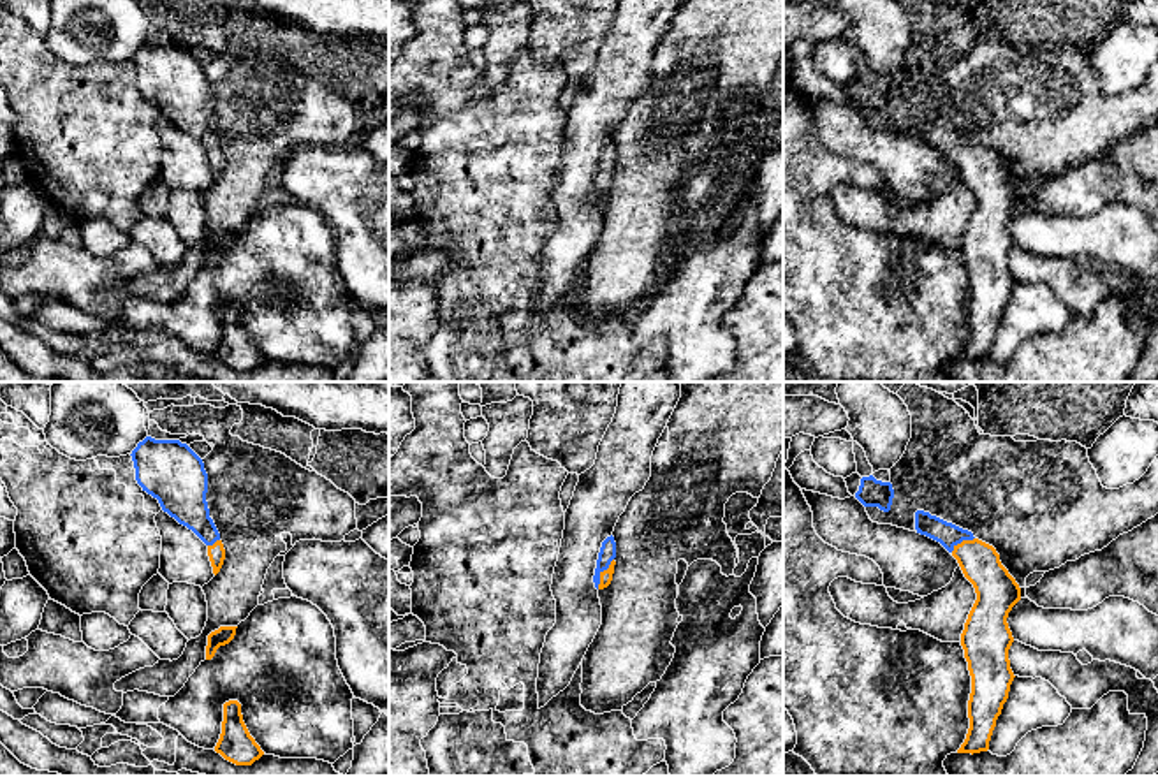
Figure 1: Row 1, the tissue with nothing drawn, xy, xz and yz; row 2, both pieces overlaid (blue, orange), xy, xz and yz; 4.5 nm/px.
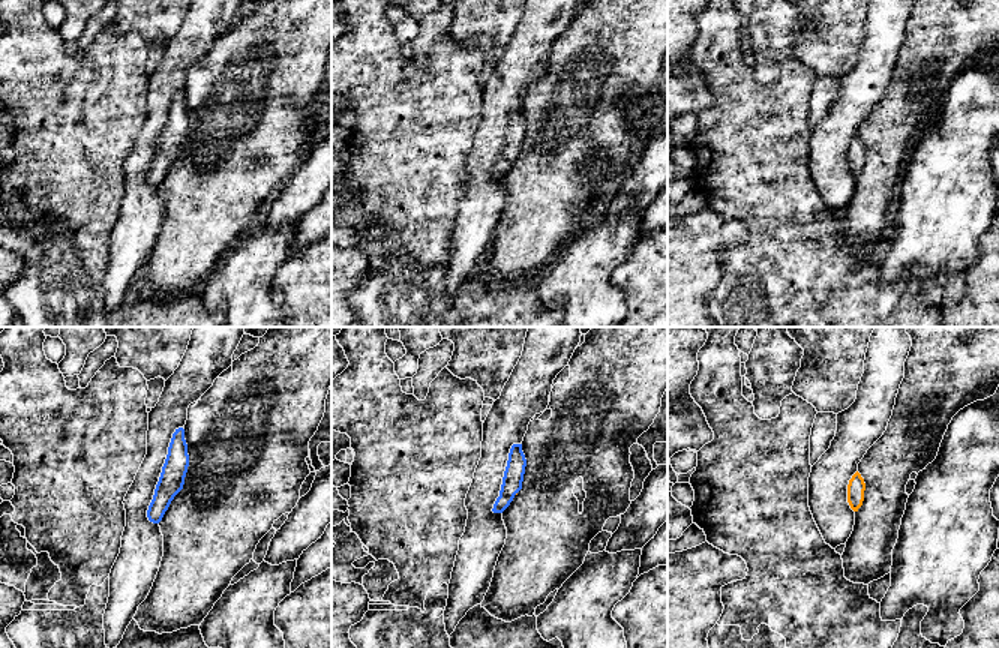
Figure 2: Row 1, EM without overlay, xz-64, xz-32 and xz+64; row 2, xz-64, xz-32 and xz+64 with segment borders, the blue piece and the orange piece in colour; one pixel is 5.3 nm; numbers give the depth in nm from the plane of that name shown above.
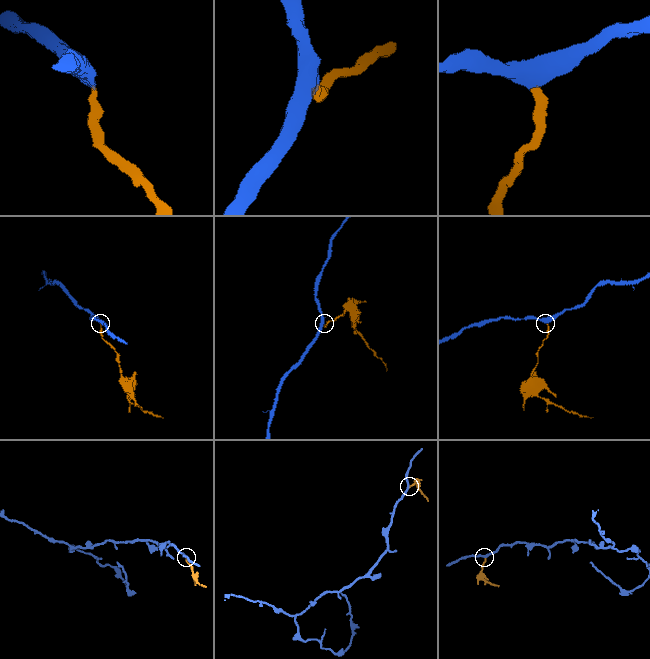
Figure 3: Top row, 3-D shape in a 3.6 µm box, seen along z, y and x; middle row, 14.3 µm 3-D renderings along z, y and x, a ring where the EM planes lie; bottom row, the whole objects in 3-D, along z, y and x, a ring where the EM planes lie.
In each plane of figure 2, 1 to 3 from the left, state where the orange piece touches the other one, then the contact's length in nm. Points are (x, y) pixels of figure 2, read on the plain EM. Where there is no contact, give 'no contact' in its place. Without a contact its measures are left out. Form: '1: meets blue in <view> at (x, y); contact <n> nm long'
1: no contact
2: no contact
3: no contact

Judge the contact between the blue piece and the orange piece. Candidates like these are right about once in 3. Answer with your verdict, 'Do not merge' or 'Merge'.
Merge

